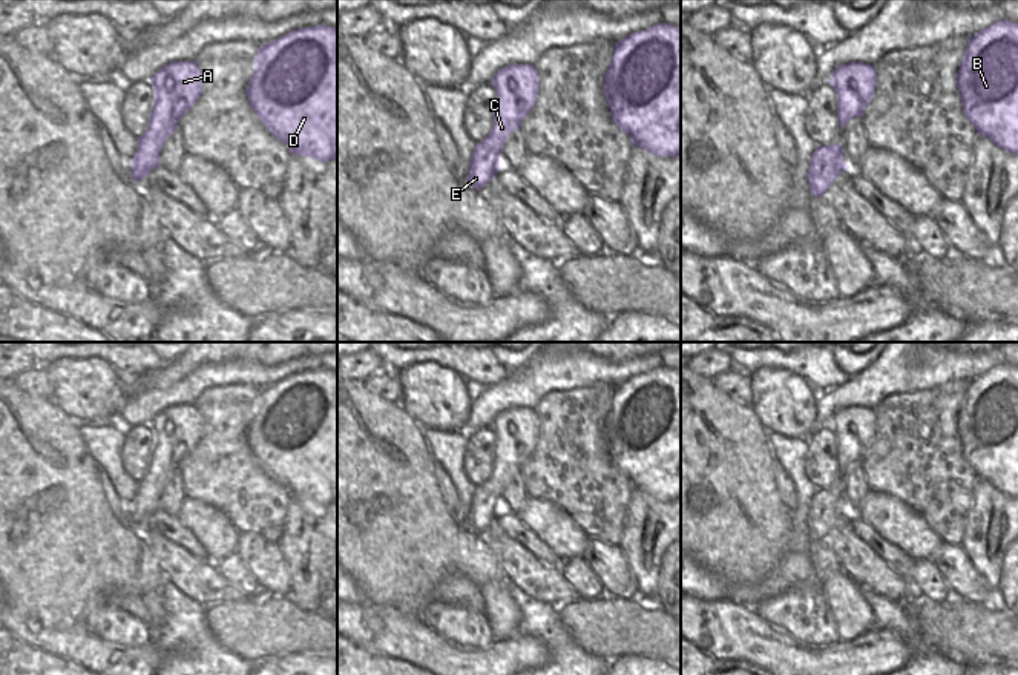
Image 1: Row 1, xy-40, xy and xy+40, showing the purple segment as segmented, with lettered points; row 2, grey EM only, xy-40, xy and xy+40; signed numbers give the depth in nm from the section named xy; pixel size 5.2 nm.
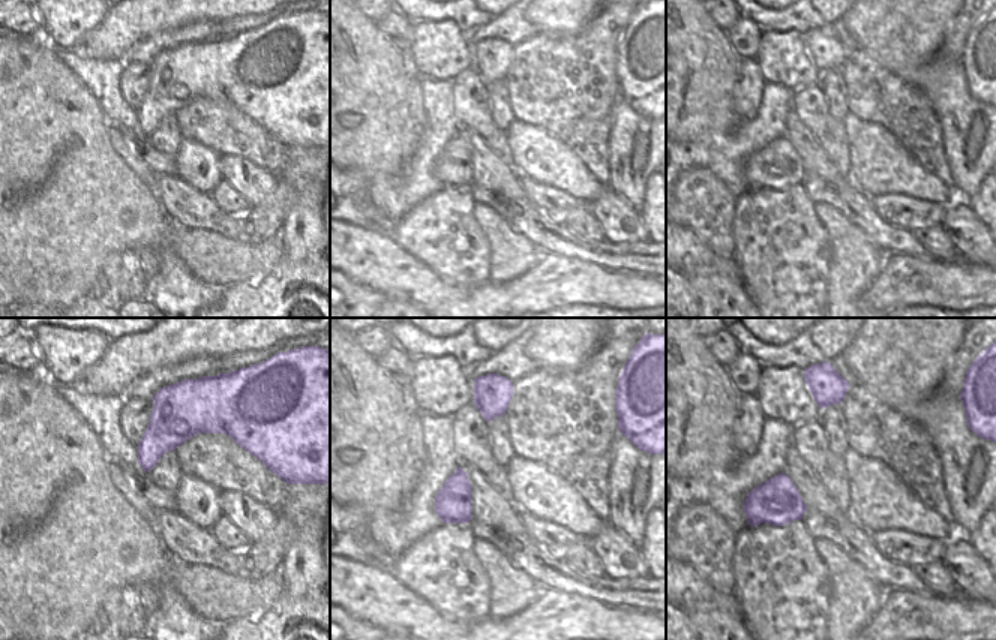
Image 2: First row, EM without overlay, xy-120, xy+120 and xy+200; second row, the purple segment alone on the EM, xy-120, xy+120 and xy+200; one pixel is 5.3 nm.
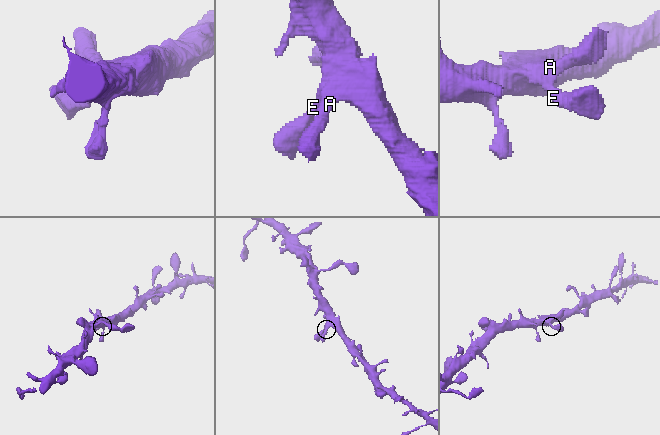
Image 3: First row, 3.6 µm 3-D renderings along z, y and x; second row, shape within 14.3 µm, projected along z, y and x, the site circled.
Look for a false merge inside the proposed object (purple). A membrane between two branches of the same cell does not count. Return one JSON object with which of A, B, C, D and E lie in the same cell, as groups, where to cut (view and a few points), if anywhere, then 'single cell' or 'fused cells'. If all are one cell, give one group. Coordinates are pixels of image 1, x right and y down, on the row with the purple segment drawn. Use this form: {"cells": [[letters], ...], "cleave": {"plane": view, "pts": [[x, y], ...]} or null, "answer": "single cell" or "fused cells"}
{"cells": [["A", "B", "C", "D", "E"]], "cleave": null, "answer": "single cell"}

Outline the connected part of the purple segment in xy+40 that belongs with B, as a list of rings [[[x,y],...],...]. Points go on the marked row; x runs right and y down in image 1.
[[[995,21],[969,37],[957,87],[978,135],[1018,153],[1018,23]]]

